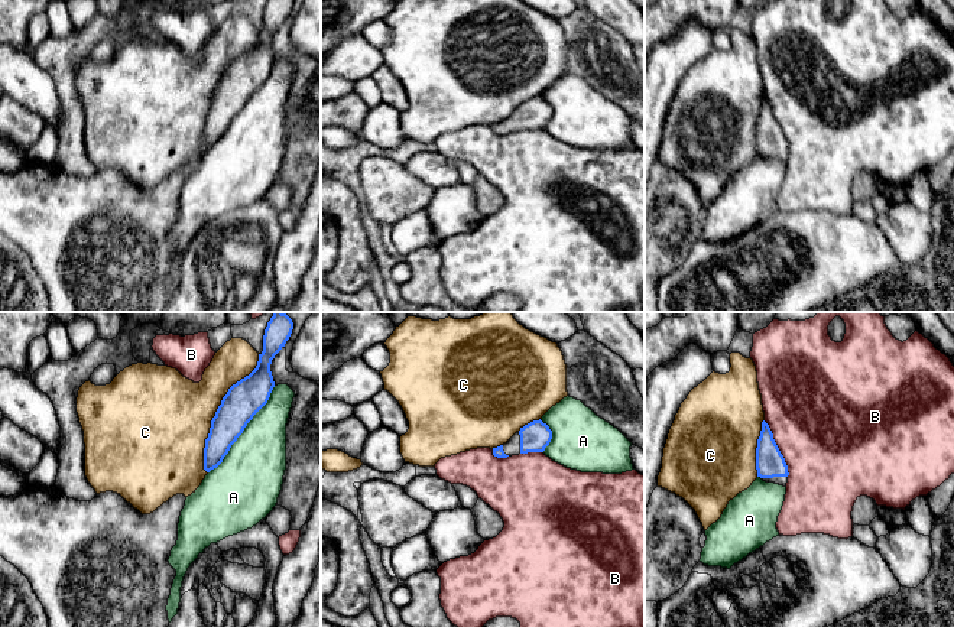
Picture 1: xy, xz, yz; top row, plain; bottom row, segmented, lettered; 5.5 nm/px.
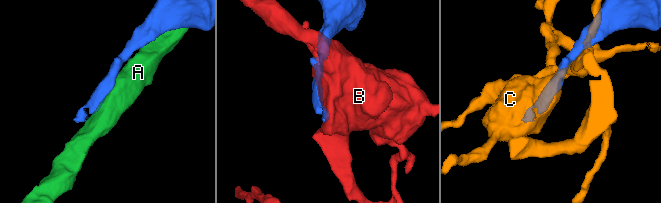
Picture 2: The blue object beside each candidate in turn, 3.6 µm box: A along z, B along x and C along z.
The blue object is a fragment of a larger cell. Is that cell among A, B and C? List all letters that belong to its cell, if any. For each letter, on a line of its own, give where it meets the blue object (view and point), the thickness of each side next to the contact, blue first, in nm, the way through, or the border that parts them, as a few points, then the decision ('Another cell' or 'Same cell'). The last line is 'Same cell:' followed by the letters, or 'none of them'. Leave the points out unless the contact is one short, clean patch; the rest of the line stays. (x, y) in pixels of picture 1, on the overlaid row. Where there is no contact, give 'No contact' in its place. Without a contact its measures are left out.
A: Touches blue at xy (243, 429). Thickness 200 nm (blue) against 360 nm. Another cell
B: Touches blue at yz (778, 448). Thickness 160 nm (blue) against 500 nm. Another cell
C: Touches blue at xy (216, 412). Thickness 200 nm (blue) against 460 nm. Another cell
Same cell: none of them

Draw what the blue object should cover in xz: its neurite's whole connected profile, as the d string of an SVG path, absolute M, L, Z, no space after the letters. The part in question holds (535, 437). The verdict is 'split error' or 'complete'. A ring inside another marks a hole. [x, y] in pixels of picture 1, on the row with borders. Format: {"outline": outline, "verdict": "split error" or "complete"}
{"outline": "M541 419L533 420L516 432L506 444L493 448L493 455L507 458L528 452L543 452L552 439L552 431Z", "verdict": "split error"}

